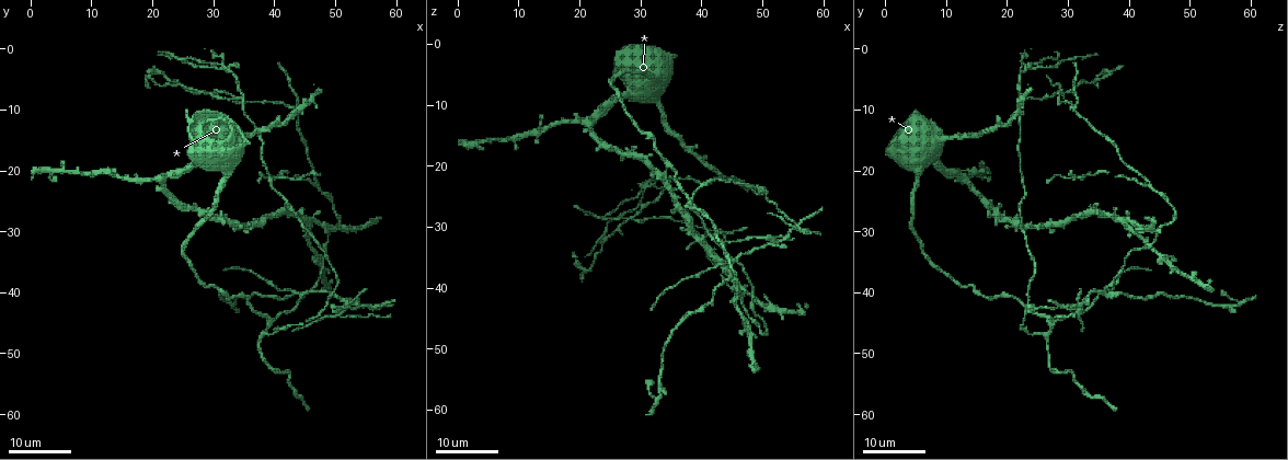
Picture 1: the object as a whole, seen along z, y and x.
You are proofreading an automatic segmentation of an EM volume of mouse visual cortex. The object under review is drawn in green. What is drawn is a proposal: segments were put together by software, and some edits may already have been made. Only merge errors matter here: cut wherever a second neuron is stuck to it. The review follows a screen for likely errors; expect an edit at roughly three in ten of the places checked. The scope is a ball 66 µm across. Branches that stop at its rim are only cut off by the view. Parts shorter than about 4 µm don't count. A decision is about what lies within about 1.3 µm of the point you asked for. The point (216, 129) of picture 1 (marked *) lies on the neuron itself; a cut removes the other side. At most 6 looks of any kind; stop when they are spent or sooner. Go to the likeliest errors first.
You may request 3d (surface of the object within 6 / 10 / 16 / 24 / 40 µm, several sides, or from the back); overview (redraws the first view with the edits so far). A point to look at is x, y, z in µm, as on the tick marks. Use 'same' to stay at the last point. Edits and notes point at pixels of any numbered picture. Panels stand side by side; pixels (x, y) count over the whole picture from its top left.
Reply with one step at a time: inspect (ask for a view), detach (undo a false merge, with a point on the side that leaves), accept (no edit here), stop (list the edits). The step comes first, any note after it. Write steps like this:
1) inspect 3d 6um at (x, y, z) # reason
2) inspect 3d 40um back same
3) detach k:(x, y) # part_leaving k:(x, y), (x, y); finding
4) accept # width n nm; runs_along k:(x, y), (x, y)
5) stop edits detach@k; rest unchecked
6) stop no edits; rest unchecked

inspect 3d 16um at (41.0, 21.0, 31.5) # four or more arms meet

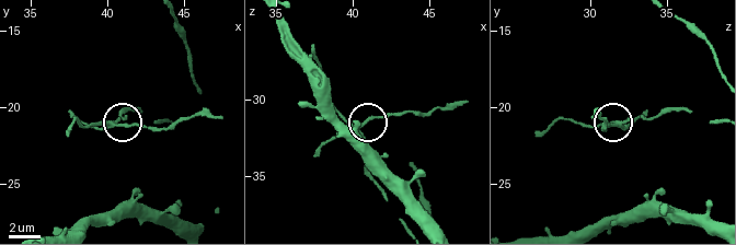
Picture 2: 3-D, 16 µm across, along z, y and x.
inspect 3d 6um at (40.4, 21.2, 31.8) # zoom in

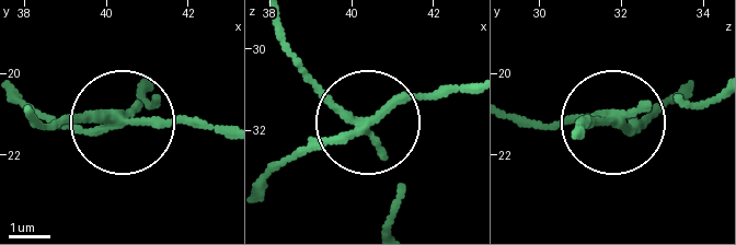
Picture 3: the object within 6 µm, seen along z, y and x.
detach 3:(309, 143) # arms 4; part_leaving 3:(368, 125), (427, 93), (469, 93); a second neuron is stuck on

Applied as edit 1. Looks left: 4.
inspect 3d 16um at (46.5, 21.5, 43.0) # small branch off a trunk

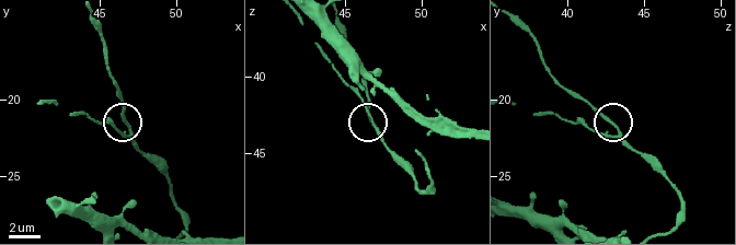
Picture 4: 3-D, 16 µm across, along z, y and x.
inspect 3d 6um at (46.6, 21.6, 42.8)

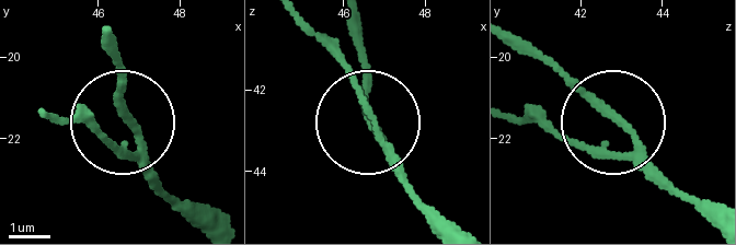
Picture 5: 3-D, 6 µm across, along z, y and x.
accept # side_arm 22 um; runs_along 5:(710, 222), (627, 128), (585, 150), (526, 118); continuous, no second neuron

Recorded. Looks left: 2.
inspect 3d 24um at (38.0, 47.0, 26.5) # three arms meet

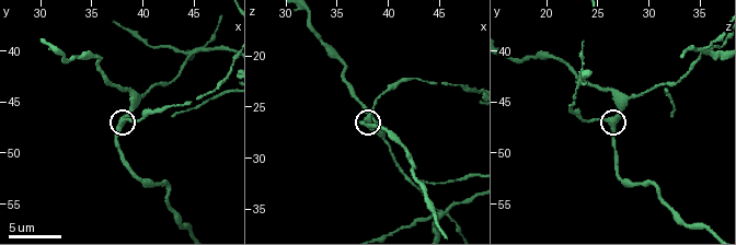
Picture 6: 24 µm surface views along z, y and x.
inspect 3d 6um at (38.0, 47.2, 26.0) # closer look

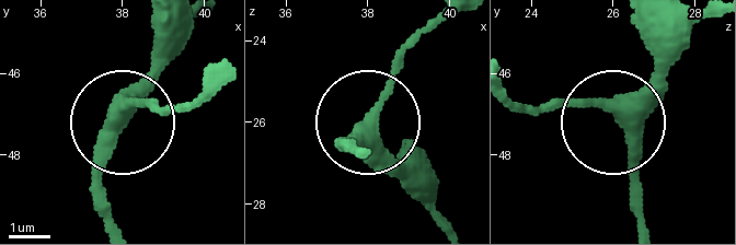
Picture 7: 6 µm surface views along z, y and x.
accept # side_arm 9 um; arms 3; continuous, no second neuron

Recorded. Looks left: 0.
stop edits detach@3; rest unchecked

